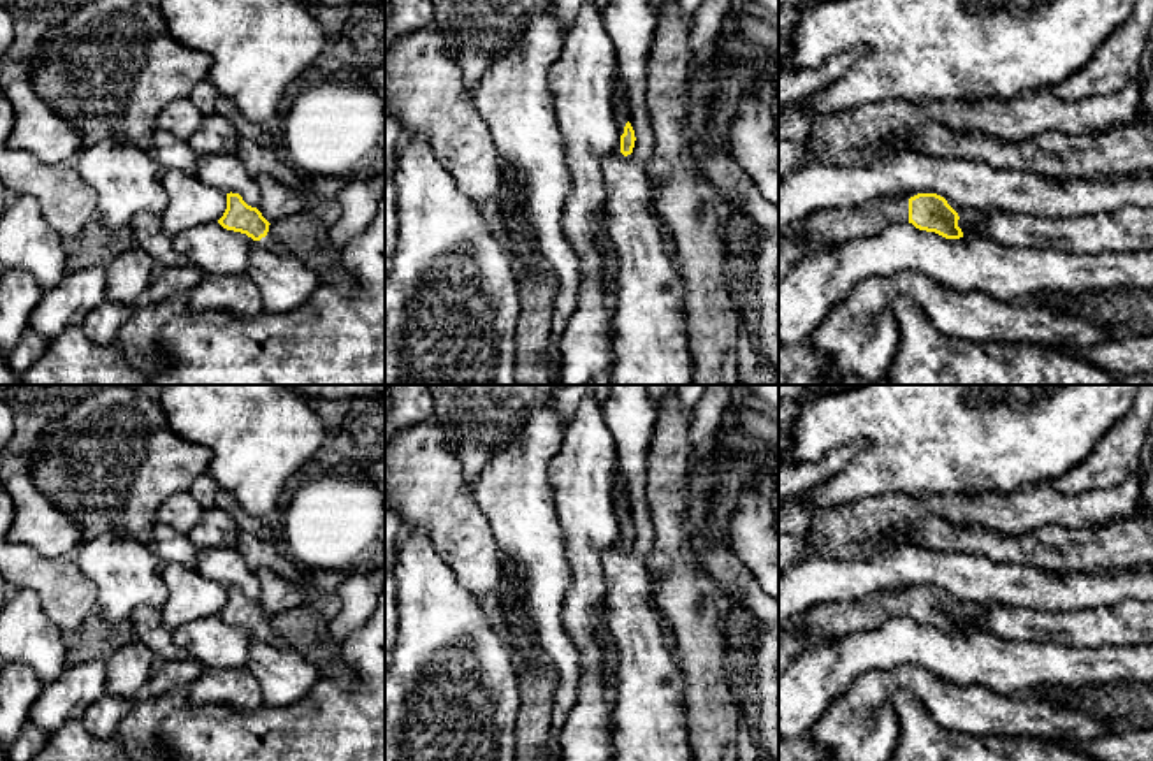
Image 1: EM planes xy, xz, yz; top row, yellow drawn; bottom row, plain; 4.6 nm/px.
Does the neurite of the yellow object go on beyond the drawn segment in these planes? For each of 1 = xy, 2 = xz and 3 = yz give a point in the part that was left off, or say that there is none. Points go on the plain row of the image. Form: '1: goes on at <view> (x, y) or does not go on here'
1: does not go on here
2: goes on at xz (619, 492)
3: goes on at yz (825, 623)

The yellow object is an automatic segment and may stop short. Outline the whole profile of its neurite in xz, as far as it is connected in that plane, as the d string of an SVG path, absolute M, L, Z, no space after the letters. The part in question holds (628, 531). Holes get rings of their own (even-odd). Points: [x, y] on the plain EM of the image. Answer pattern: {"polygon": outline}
{"polygon": "M615 466L613 469L612 497L613 497L613 510L617 513L619 527L620 527L620 547L627 550L633 547L636 531L629 517L626 482L620 475L619 466Z"}

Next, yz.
{"polygon": "M917 587L868 594L858 601L817 605L794 615L784 627L803 629L809 645L870 631L889 617L909 615L919 624L946 633L963 631L958 606L937 587Z"}

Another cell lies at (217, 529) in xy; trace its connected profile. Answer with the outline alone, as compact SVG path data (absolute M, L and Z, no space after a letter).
M206 510L195 527L190 531L190 540L197 550L236 548L239 527L234 518L220 510Z

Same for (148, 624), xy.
M139 606L130 615L135 640L142 641L156 657L169 661L188 659L186 649L174 641L163 624L162 608Z

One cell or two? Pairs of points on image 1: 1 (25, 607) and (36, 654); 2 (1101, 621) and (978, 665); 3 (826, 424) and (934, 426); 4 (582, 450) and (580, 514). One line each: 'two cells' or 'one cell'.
1: one cell
2: two cells
3: one cell
4: one cell

